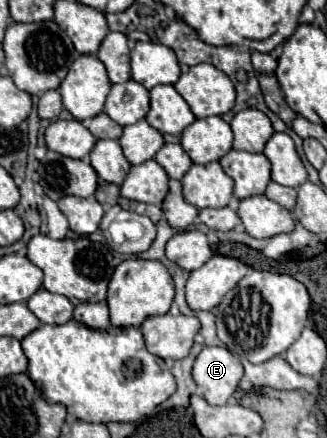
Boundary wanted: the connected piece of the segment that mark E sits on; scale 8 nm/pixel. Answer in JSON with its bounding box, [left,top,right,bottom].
[191,347,243,405]

